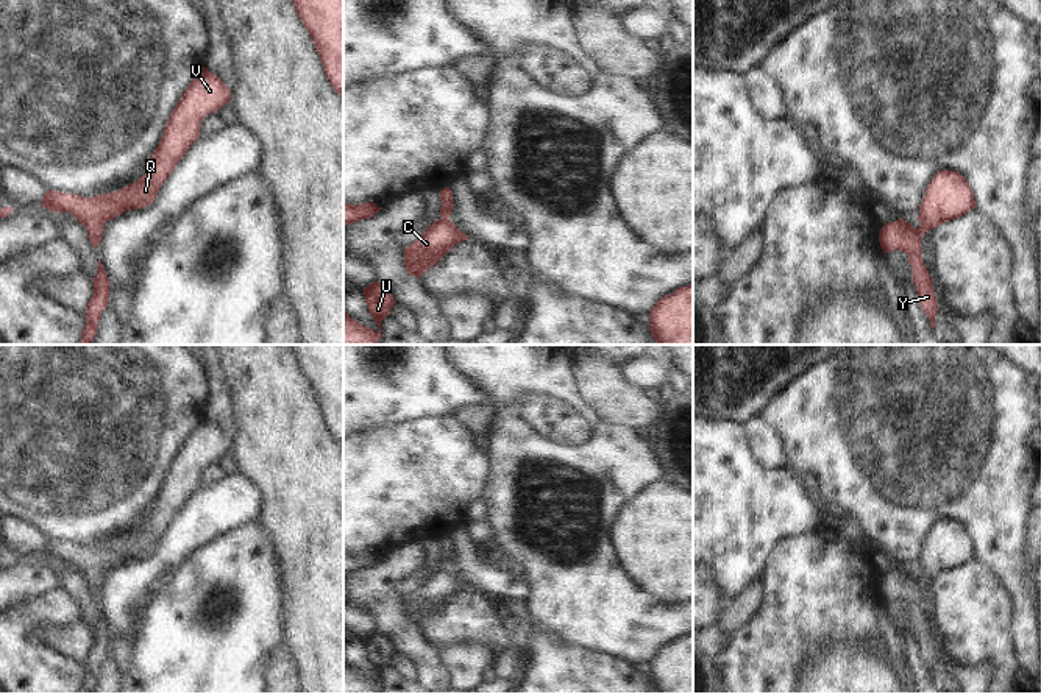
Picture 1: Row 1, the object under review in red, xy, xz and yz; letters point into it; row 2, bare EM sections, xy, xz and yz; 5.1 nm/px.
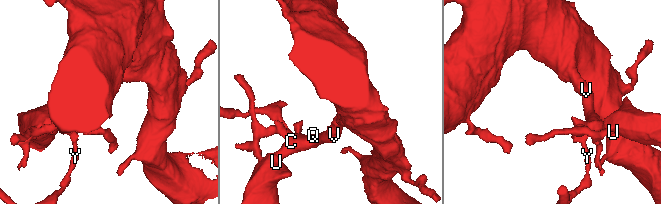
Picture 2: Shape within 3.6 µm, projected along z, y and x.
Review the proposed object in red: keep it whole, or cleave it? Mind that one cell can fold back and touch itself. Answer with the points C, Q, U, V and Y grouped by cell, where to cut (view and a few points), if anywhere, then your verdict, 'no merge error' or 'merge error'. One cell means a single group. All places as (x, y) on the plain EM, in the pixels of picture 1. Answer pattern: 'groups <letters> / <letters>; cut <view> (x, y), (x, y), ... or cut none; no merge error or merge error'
groups C Q U V Y; cut none; no merge error

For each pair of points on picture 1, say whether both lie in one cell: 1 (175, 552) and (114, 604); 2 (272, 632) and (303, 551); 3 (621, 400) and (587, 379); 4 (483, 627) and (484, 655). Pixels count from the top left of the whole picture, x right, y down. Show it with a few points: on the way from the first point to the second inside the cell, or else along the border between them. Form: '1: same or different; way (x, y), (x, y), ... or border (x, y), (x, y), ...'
1: same; way (159, 560), (130, 588)
2: different; border (278, 574), (283, 643)
3: same; way (614, 400), (595, 381)
4: different; border (447, 641), (487, 640), (497, 654)

